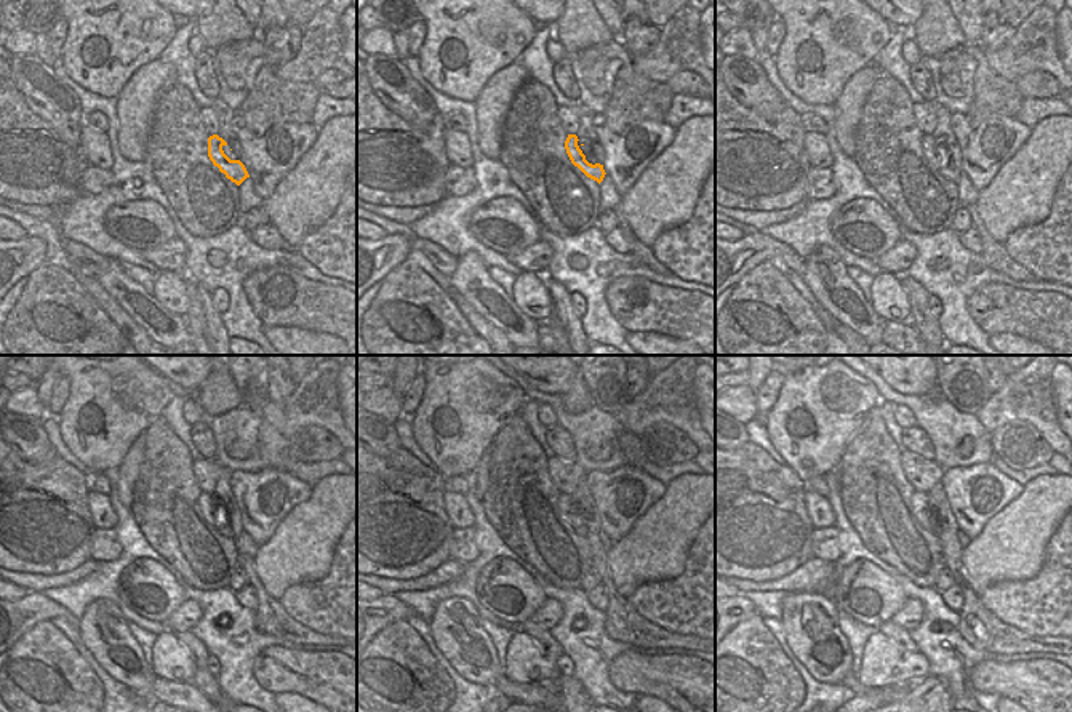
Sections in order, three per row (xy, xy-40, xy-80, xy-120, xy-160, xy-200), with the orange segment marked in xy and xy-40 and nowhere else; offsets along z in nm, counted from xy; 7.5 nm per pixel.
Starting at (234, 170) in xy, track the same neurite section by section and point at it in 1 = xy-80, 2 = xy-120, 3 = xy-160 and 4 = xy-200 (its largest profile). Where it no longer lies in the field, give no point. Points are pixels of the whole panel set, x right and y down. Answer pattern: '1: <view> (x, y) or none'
1: xy-80 (928, 143)
2: xy-120 (213, 514)
3: xy-160 (568, 511)
4: xy-200 (925, 516)

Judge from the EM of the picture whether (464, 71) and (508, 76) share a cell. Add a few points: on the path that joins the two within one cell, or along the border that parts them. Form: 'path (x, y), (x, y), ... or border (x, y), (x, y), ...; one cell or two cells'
border (516, 60), (498, 69), (474, 101); two cells

